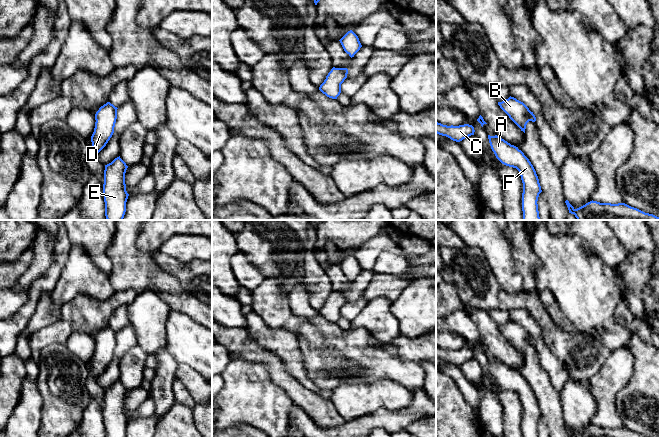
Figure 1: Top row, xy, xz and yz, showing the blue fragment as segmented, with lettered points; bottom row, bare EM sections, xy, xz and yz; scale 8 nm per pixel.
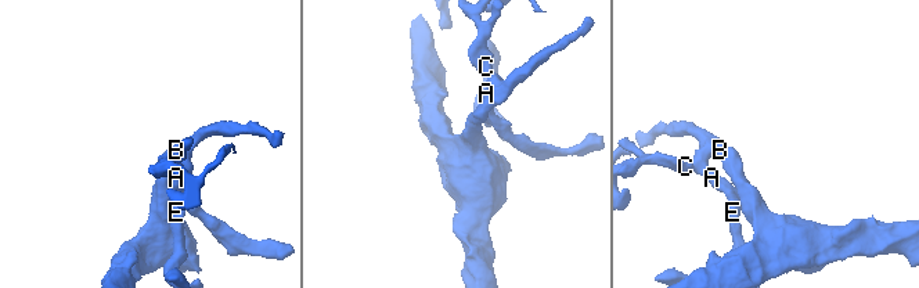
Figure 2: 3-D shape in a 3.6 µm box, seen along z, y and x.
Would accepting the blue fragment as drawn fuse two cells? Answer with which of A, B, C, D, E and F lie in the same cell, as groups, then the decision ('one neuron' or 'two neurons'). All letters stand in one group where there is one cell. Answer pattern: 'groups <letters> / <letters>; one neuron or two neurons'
groups A B C D E F; one neuron

